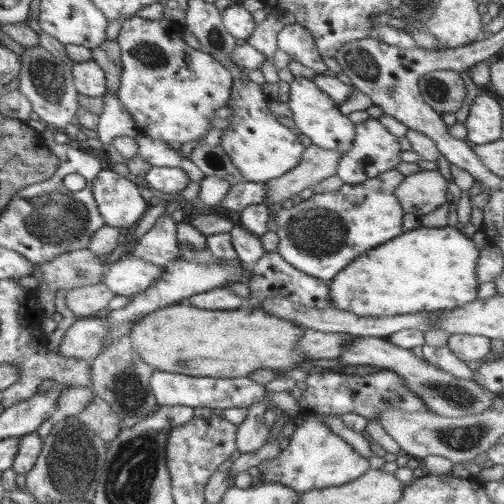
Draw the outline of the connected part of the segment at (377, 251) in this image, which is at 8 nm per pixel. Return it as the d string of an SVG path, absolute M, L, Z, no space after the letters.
M420 225L363 252L336 273L332 283L328 285L331 305L356 316L394 316L460 308L478 298L479 284L475 269L479 257L480 250L474 241L456 227L446 225L434 228Z

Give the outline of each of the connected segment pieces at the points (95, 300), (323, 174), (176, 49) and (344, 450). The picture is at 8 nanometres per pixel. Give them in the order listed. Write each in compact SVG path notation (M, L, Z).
M103 282L68 290L66 306L74 316L91 317L105 313L105 308L114 298L114 292Z
M312 143L302 154L302 160L276 179L266 183L266 194L263 202L274 204L280 202L285 205L292 203L301 190L314 188L322 180L335 176L338 170L340 153L332 149L324 149Z
M137 15L125 19L118 34L117 46L121 55L120 86L116 96L134 118L140 134L162 142L194 142L206 137L212 129L214 112L228 105L233 75L210 54L194 50L184 42L184 26L173 21L147 20Z
M301 409L302 422L296 428L289 445L282 449L273 460L261 462L259 465L262 483L279 483L293 492L302 494L310 490L340 487L360 479L370 470L369 462L340 436L330 431L324 423L322 415Z

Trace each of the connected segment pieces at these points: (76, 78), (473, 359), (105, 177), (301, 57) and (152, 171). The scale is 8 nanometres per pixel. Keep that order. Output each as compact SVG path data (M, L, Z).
M93 61L74 62L71 66L73 84L79 94L103 96L107 91L106 76Z
M452 333L448 339L449 349L471 366L475 366L486 359L490 354L491 339L485 336Z
M105 166L92 181L92 194L105 224L123 231L132 230L149 208L146 200L140 195L136 182L112 171L108 166Z
M300 24L283 26L278 34L277 46L290 58L312 69L316 74L324 74L328 68L321 60L312 34Z
M151 166L143 174L143 179L148 183L153 192L157 194L174 195L184 190L190 182L190 175L182 168L168 168Z

